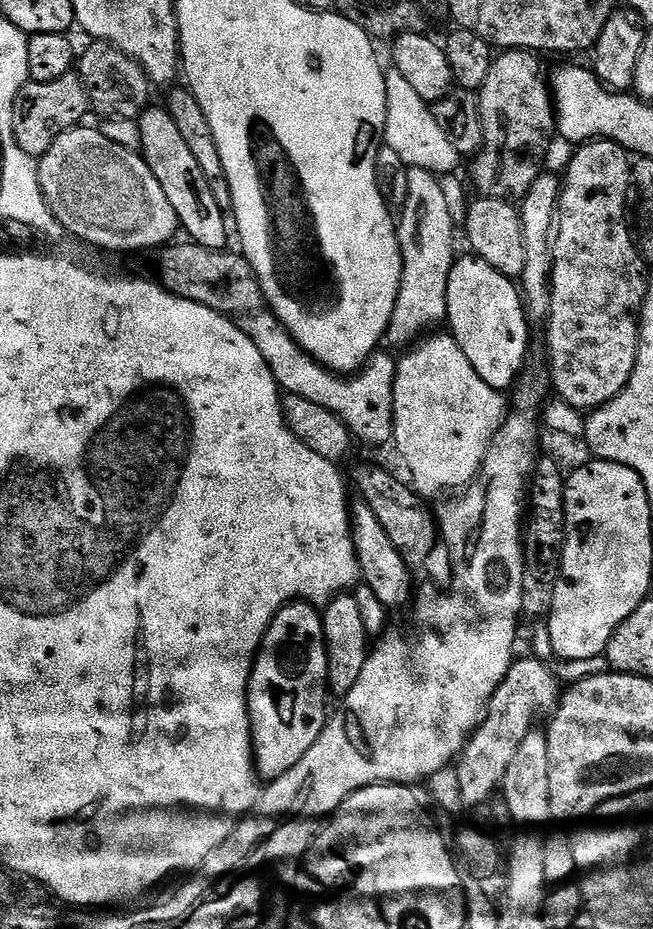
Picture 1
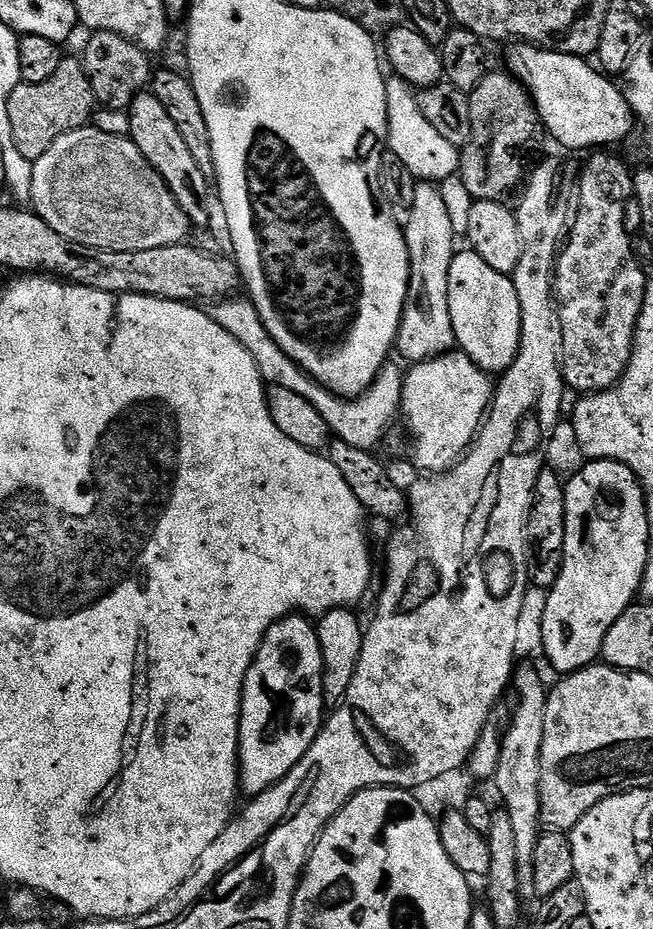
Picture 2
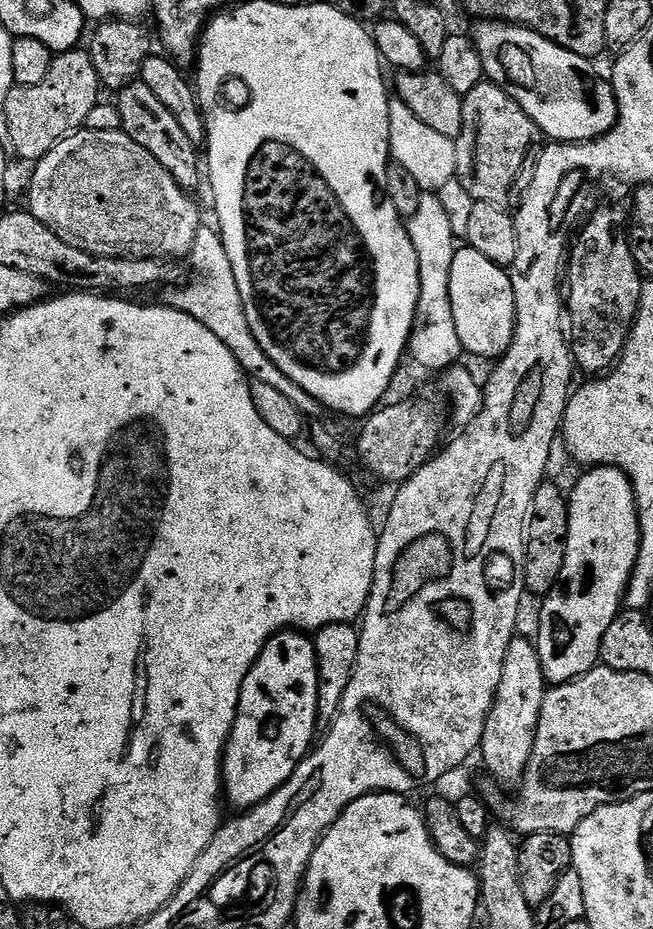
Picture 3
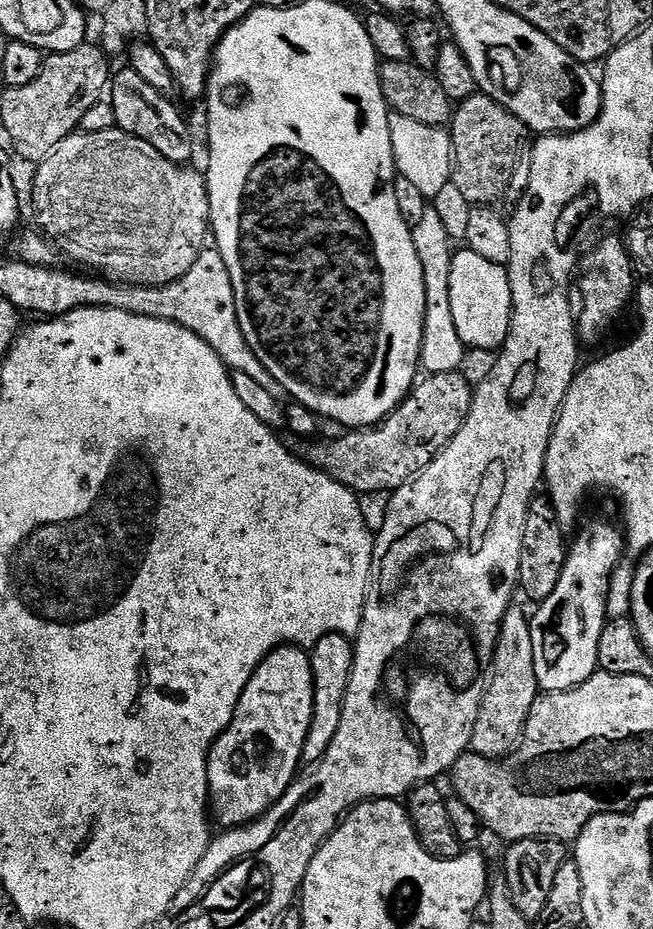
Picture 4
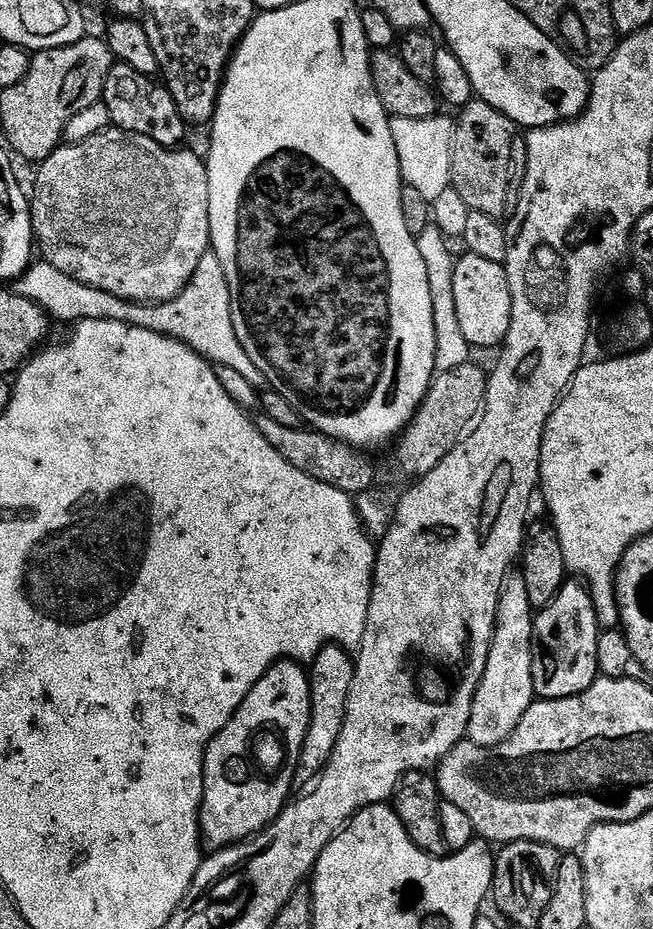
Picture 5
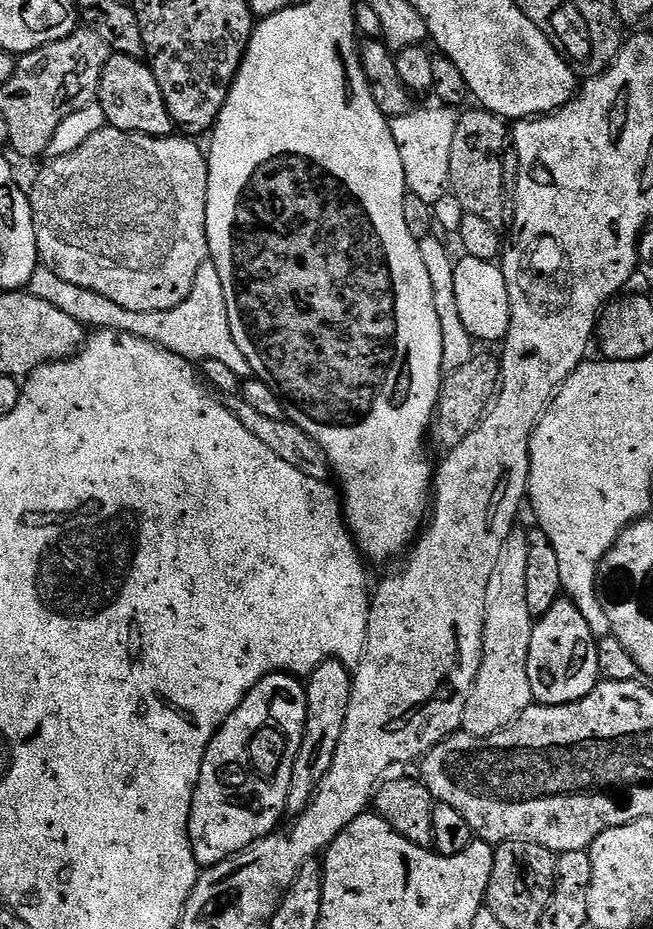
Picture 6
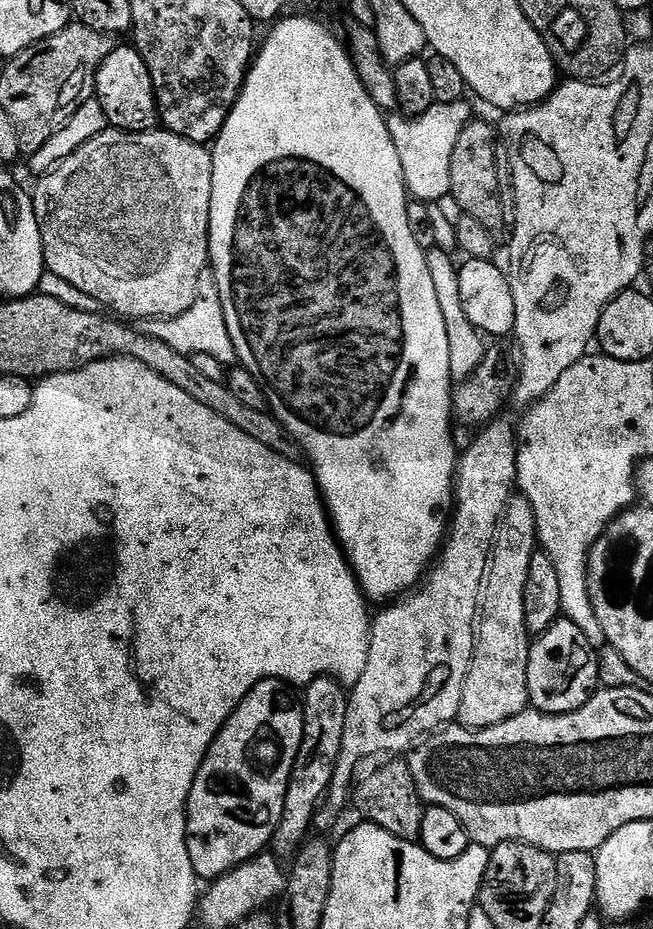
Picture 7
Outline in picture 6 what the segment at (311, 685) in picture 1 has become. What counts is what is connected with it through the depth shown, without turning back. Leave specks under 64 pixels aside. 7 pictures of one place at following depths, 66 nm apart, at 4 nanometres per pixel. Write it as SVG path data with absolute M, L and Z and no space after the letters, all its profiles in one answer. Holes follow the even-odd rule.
M271 672L249 690L246 698L226 718L226 722L214 734L210 746L206 746L206 758L198 774L198 786L194 790L188 833L194 858L201 869L212 868L218 862L246 850L254 842L271 836L281 827L280 819L288 812L290 778L294 774L294 758L298 758L298 746L302 746L302 734L306 726L305 685L286 672Z

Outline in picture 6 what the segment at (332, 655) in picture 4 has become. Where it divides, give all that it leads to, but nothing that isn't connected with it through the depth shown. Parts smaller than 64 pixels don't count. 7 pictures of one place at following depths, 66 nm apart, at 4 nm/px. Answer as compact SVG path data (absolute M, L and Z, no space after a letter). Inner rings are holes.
M337 660L322 662L306 678L306 726L302 734L302 746L298 746L298 758L294 758L294 774L290 778L288 791L288 812L299 814L306 810L312 796L318 790L322 778L330 770L330 762L334 762L334 750L338 750L338 738L342 738L342 730L346 722L346 710L350 710L350 694L352 693L353 673L349 665Z

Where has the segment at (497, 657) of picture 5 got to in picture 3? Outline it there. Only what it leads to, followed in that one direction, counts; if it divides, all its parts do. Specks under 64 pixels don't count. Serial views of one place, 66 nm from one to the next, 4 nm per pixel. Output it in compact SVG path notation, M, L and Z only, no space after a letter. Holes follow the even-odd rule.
M523 634L517 635L506 650L506 662L502 666L502 682L498 682L496 697L482 734L478 752L484 755L484 764L496 780L504 784L519 785L528 768L530 754L534 750L534 738L538 718L542 714L542 702L546 681L542 662L536 653L535 643Z

